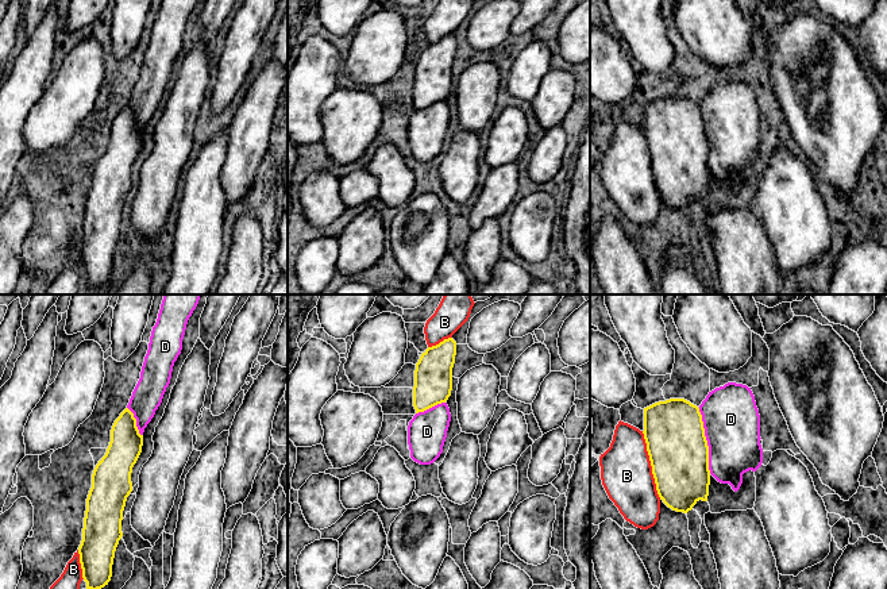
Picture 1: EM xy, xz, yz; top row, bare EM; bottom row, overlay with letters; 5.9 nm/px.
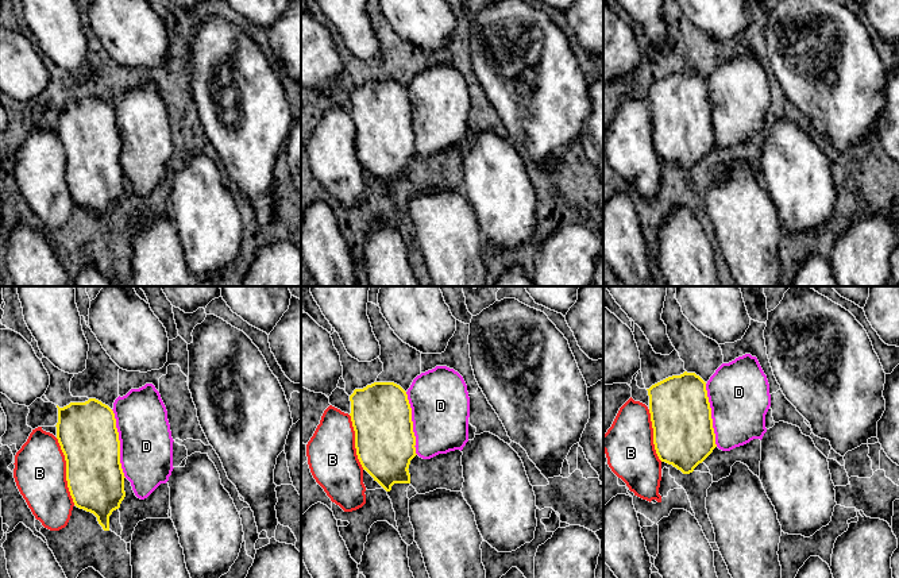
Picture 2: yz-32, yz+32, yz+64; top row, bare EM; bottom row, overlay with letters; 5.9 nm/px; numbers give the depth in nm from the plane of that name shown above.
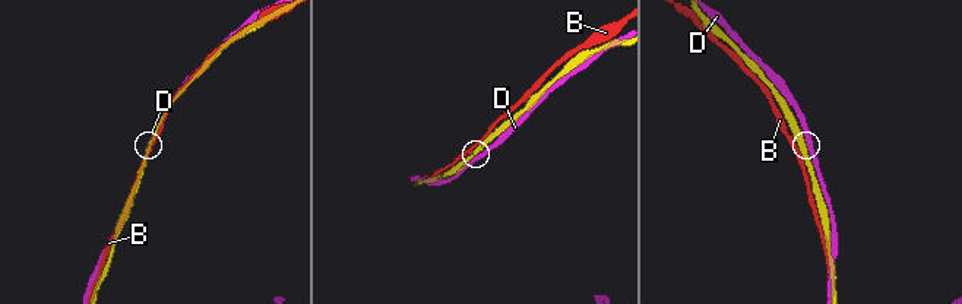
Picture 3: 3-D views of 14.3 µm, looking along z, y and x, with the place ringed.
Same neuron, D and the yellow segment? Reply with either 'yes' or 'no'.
no

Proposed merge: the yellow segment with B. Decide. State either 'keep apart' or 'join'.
keep apart

